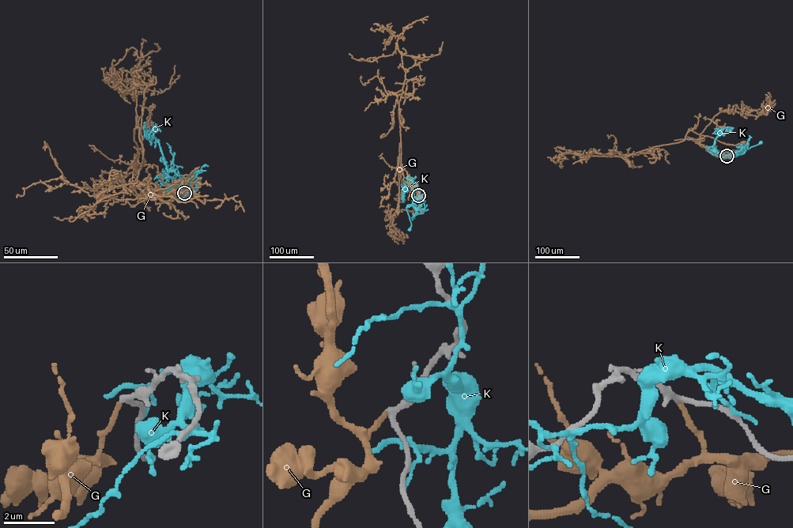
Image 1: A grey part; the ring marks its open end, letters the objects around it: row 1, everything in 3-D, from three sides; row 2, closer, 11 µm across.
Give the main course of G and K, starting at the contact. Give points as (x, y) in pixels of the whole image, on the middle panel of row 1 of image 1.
G: (418, 195), (415, 188), (403, 179), (404, 168), (398, 168), (401, 154), (398, 160), (397, 210)
K: (418, 196), (419, 199), (405, 207), (411, 224), (409, 229)

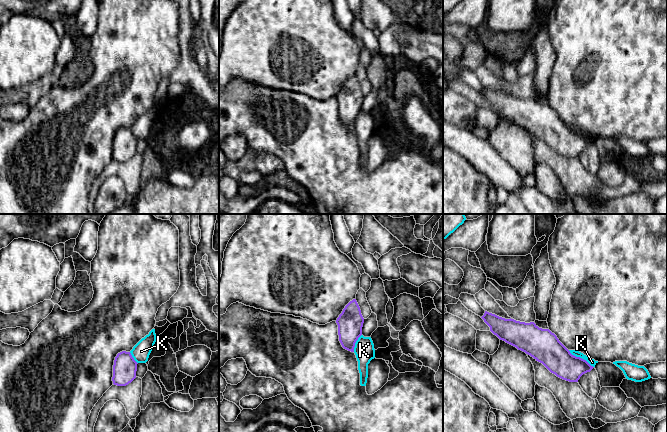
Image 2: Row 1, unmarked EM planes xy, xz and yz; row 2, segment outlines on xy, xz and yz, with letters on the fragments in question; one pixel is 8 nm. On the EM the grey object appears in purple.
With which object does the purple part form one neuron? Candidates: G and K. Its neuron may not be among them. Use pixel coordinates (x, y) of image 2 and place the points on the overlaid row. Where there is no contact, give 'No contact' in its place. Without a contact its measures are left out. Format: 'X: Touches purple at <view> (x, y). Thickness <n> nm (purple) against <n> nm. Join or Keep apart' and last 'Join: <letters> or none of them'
G: No contact. Join
K: Touches purple at yz (581, 358). Thickness 220 nm (purple) against 60 nm. Keep apart
Join: G

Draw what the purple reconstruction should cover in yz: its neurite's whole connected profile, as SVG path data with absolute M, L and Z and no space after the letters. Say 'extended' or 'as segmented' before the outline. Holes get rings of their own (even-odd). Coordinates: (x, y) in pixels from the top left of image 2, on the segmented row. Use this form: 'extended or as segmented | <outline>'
as segmented | M487 311L481 318L490 327L490 331L500 340L530 355L536 361L542 363L551 373L563 380L578 382L583 374L594 368L586 360L572 355L549 329L539 328L534 322L525 323L511 318L505 319Z

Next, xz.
as segmented | M353 299L345 306L337 318L336 323L338 325L339 341L342 347L354 352L355 343L362 335L364 323L364 318L356 299Z

